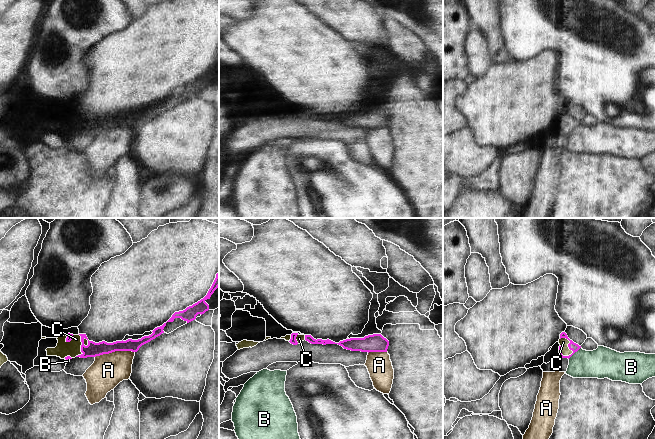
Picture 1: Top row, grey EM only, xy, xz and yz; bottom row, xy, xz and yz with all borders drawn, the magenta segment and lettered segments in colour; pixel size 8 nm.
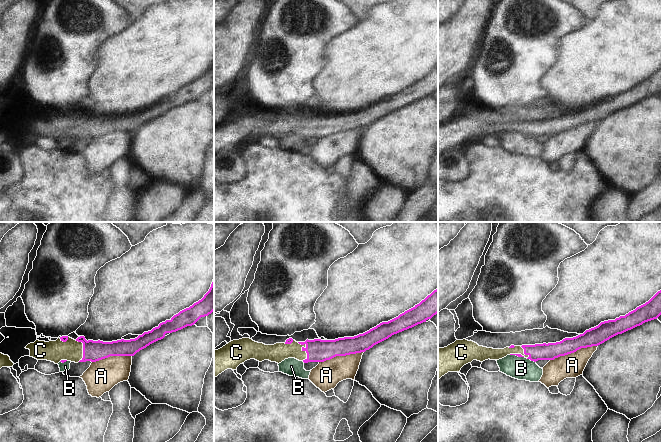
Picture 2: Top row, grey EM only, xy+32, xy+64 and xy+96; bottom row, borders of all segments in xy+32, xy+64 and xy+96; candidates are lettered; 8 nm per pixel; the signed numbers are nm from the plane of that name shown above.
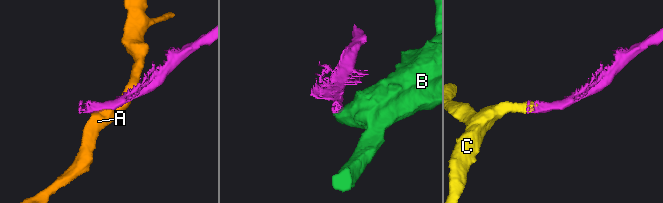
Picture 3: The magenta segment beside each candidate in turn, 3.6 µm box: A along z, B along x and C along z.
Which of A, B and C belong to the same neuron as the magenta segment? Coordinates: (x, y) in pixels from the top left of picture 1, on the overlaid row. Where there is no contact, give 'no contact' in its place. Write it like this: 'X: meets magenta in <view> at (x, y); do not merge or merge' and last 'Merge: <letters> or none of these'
A: meets magenta in xy at (114, 351); do not merge
B: meets magenta in yz at (574, 352); do not merge
C: meets magenta in xy at (81, 347); merge
Merge: C

